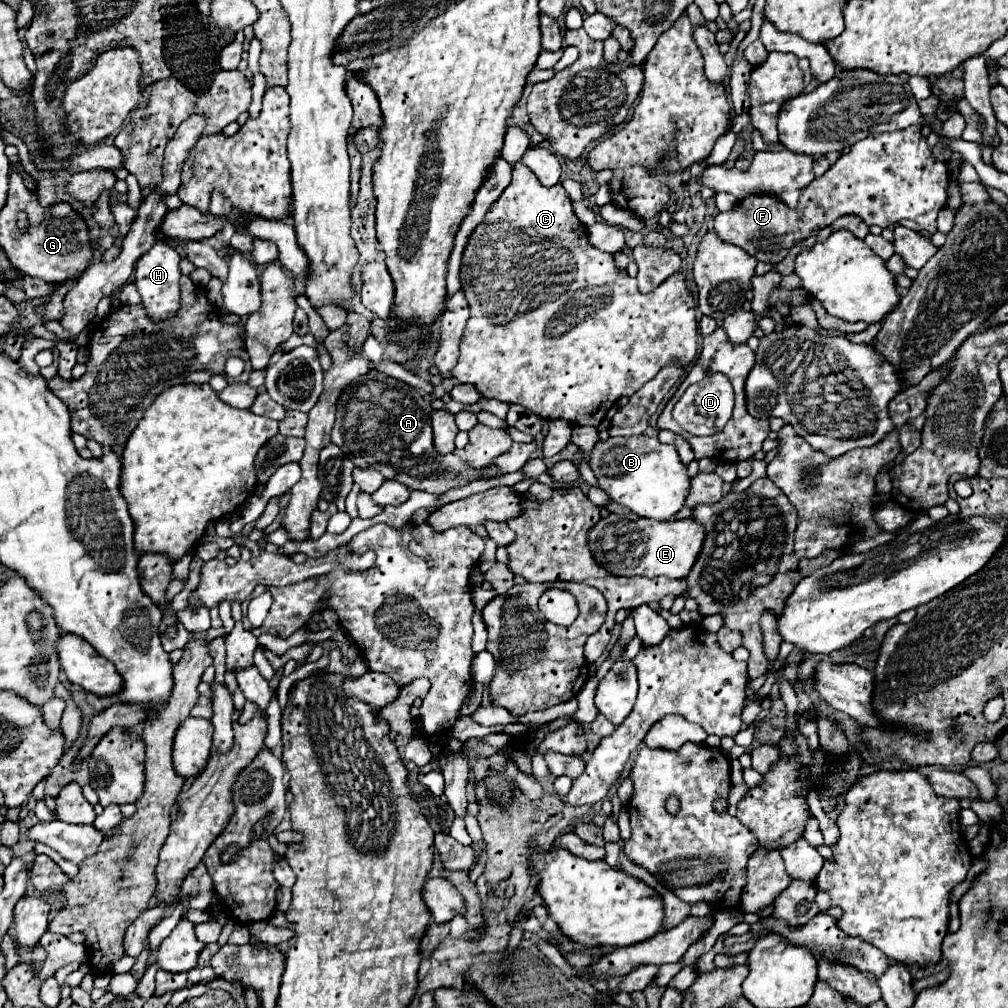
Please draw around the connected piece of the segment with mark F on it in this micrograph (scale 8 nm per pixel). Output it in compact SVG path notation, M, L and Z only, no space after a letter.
M907 127L891 135L873 135L855 143L831 169L809 183L797 209L789 209L775 195L747 195L731 211L713 219L719 239L733 243L757 257L757 261L779 263L787 249L811 235L815 227L827 227L841 215L859 215L867 225L889 227L903 219L915 221L923 231L935 233L935 219L947 201L949 171L945 163L933 161L921 127Z

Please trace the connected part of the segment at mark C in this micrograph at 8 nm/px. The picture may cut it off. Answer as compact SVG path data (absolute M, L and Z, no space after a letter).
M513 165L513 177L515 183L523 187L525 195L521 199L521 215L519 219L511 223L505 221L493 221L493 223L479 223L475 231L471 233L465 251L463 251L463 263L461 263L461 285L465 291L465 297L469 301L471 317L465 327L465 335L461 341L461 357L459 363L451 371L451 381L453 383L471 383L483 397L487 399L497 399L505 403L517 403L533 411L535 415L543 419L565 419L571 425L599 425L605 413L611 409L611 405L623 397L623 395L633 395L637 389L641 389L647 381L651 381L663 365L669 363L669 359L677 357L681 359L681 365L689 365L691 359L697 353L698 345L698 322L695 321L695 303L693 295L687 289L685 277L681 273L673 273L669 279L665 279L655 291L643 295L637 289L637 283L615 265L613 253L601 251L593 247L587 239L587 229L585 225L577 219L577 215L571 209L571 201L567 199L567 193L563 191L561 183L555 187L545 187L539 183L539 179L533 175L531 169L523 165Z

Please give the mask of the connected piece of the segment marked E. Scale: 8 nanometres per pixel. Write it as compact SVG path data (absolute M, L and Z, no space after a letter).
M645 517L637 519L617 519L613 523L605 523L603 519L593 525L587 533L589 537L589 549L595 557L595 561L617 577L633 577L633 575L645 575L645 577L673 577L683 579L693 563L695 555L699 555L699 547L703 545L703 525L699 525L693 519L681 519L681 521L653 521Z

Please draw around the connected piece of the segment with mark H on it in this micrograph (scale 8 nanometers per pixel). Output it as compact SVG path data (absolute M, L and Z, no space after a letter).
M157 241L151 251L147 251L145 255L139 257L137 265L135 265L135 285L139 287L141 293L141 303L147 309L147 313L151 315L151 319L159 321L159 319L167 319L169 315L173 315L179 309L179 253L177 249L169 247L165 241Z

